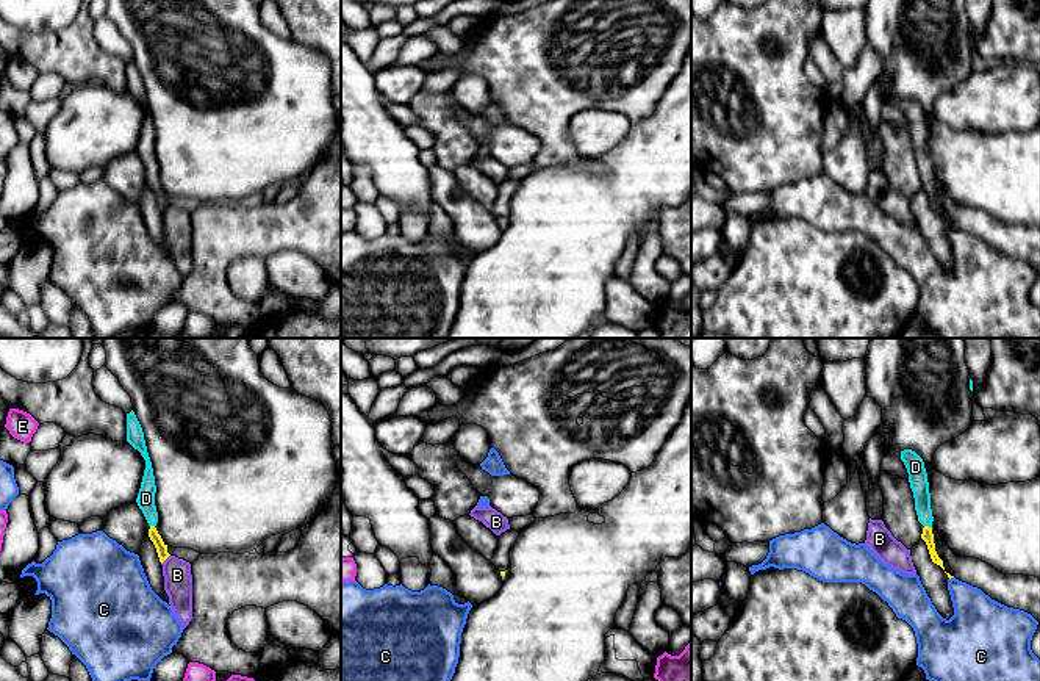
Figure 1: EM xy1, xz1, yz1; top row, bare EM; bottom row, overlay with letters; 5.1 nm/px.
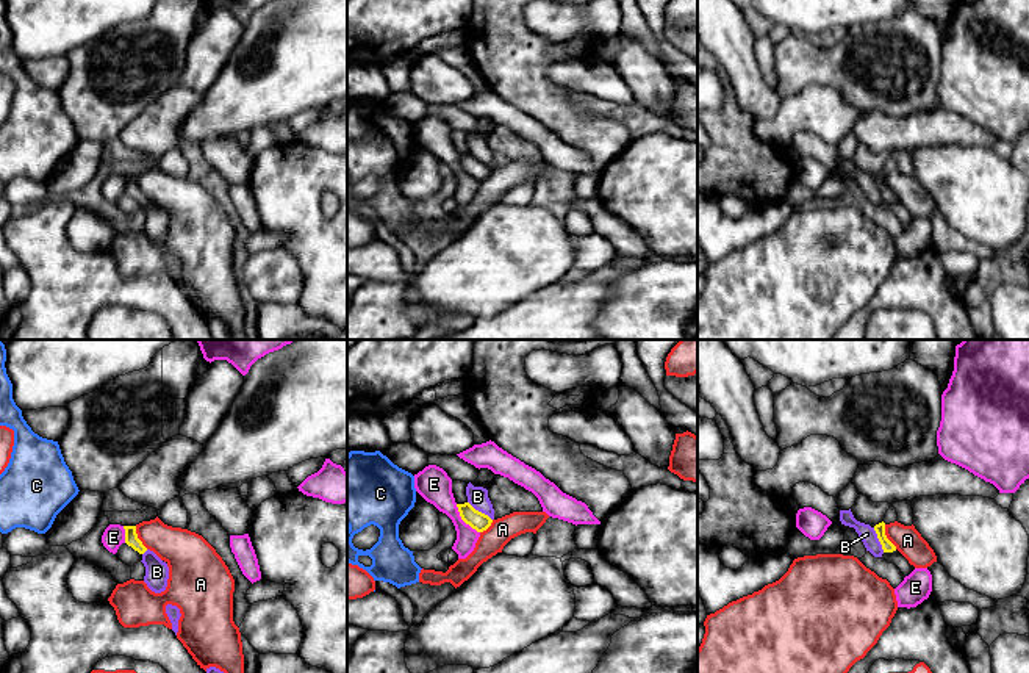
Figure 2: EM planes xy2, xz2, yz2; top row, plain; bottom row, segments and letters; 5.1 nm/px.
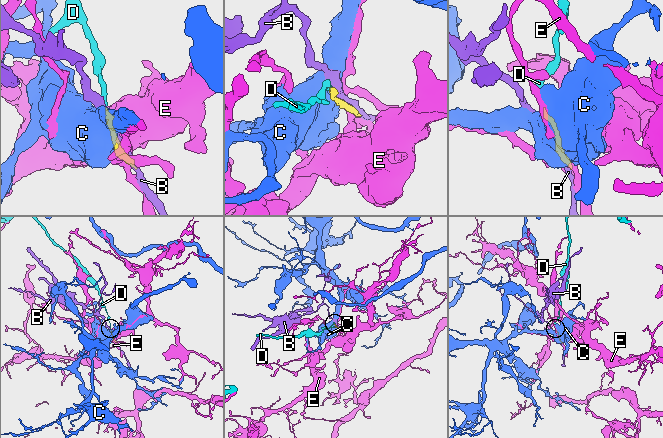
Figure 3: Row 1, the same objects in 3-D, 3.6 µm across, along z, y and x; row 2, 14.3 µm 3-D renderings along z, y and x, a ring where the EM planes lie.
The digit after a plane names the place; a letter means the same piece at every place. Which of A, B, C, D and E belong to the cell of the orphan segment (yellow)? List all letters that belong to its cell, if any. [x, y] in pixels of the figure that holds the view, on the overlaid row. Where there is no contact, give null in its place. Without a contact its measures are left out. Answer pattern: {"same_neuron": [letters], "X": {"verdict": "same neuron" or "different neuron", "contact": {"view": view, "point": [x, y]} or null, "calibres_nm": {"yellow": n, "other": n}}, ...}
{"same_neuron": ["D"], "A": {"verdict": "different neuron", "contact": {"view": "yz2", "point": [885, 537]}, "calibres_nm": {"yellow": 60, "other": 140}}, "B": {"verdict": "different neuron", "contact": {"view": "xz2", "point": [480, 512]}, "calibres_nm": {"yellow": 90, "other": 110}}, "C": {"verdict": "different neuron", "contact": {"view": "yz1", "point": [951, 576]}, "calibres_nm": {"yellow": 20, "other": 240}}, "D": {"verdict": "same neuron", "contact": {"view": "yz1", "point": [928, 526]}, "calibres_nm": {"yellow": 60, "other": 100}}, "E": {"verdict": "different neuron", "contact": {"view": "xz2", "point": [463, 520]}, "calibres_nm": {"yellow": 90, "other": 170}}}

